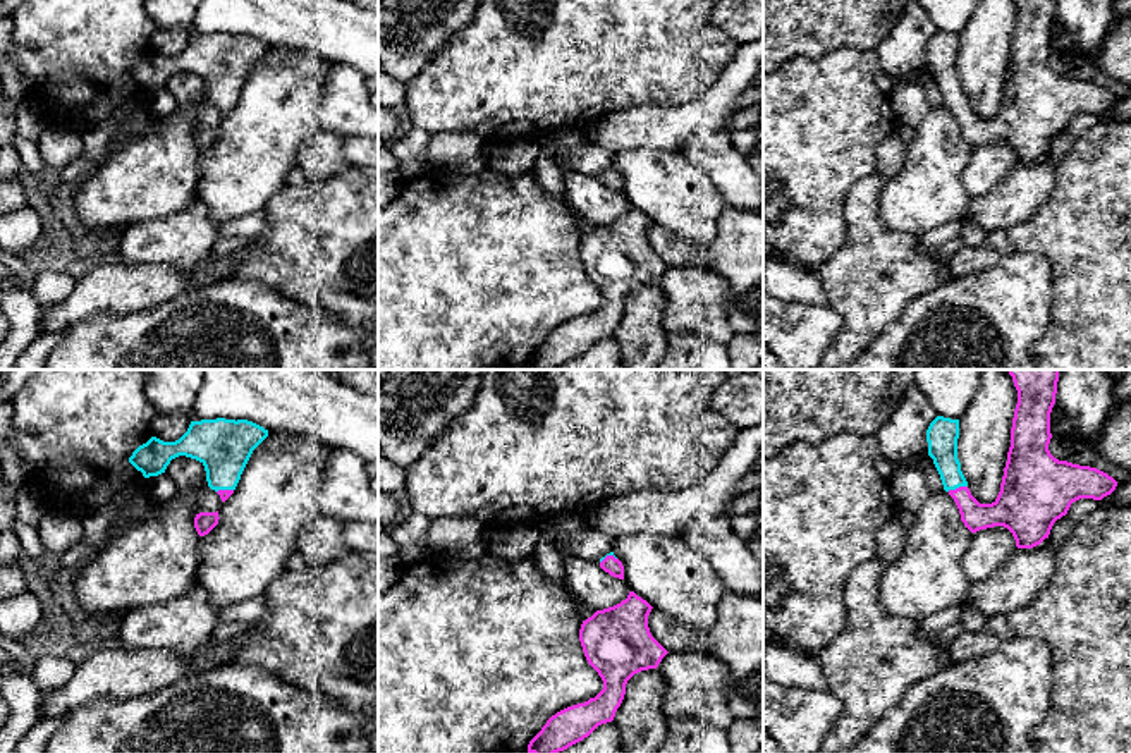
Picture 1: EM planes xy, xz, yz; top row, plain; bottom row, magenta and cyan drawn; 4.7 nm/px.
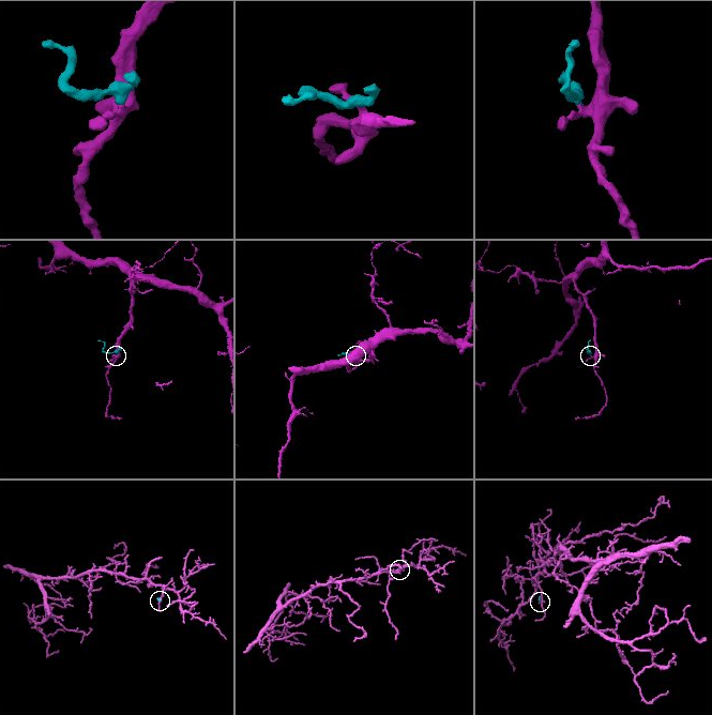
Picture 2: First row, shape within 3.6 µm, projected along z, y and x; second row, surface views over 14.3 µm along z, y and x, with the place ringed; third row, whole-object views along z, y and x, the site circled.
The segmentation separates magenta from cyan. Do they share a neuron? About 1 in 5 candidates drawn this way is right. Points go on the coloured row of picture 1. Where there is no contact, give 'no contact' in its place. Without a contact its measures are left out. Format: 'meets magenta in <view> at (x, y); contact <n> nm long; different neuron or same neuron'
meets magenta in yz at (956, 489); contact 100 nm long; same neuron

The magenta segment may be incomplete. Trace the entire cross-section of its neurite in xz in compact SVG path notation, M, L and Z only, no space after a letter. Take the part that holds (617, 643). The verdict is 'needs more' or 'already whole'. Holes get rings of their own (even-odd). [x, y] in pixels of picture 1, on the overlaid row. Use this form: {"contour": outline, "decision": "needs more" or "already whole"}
{"contour": "M629 591L621 603L596 610L583 621L579 641L588 664L603 681L603 689L584 703L552 715L529 741L528 753L559 753L588 738L598 725L612 722L627 681L657 669L669 653L650 633L651 605Z", "decision": "already whole"}

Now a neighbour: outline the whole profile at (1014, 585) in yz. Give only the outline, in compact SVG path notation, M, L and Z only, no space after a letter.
M1050 538L1033 548L1018 548L988 579L971 583L968 603L987 619L1009 615L1030 605L1052 579L1057 569L1057 552Z

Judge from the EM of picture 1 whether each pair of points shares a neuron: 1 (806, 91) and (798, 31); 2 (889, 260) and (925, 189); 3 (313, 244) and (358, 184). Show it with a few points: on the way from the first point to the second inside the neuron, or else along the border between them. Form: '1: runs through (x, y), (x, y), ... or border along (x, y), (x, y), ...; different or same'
1: border along (841, 47), (815, 59), (791, 57), (781, 67); different
2: border along (877, 203), (880, 219), (891, 229), (918, 238); different
3: runs through (329, 229), (358, 200); same

